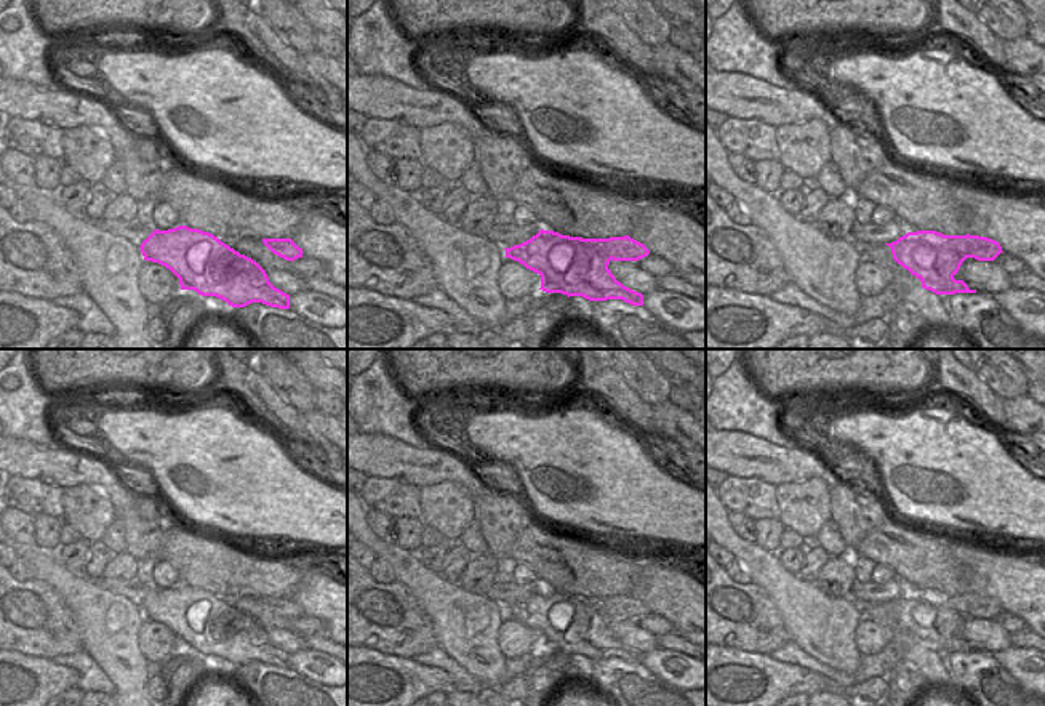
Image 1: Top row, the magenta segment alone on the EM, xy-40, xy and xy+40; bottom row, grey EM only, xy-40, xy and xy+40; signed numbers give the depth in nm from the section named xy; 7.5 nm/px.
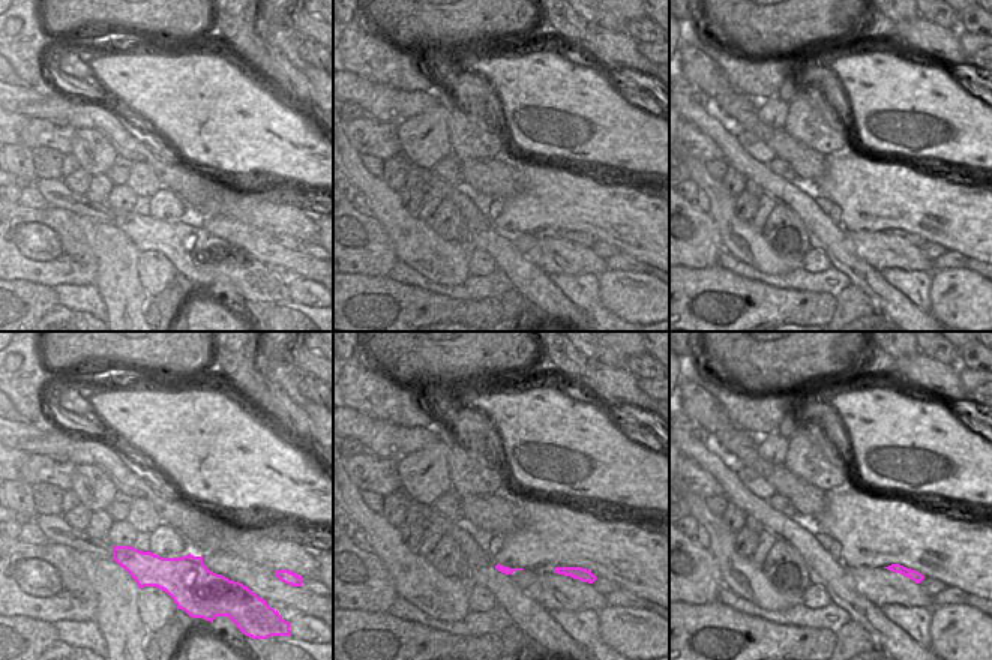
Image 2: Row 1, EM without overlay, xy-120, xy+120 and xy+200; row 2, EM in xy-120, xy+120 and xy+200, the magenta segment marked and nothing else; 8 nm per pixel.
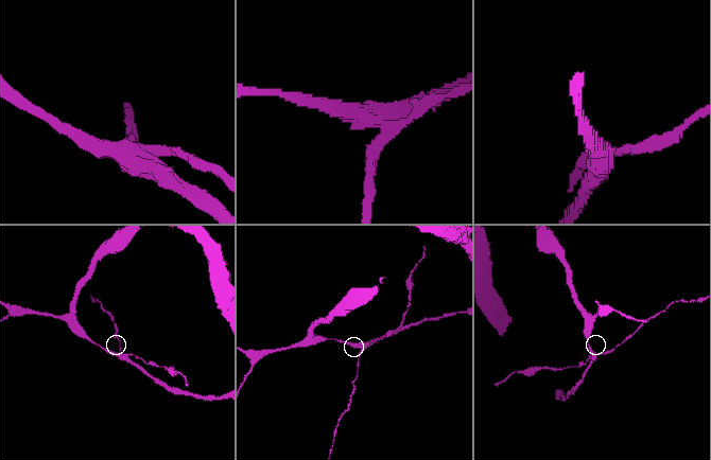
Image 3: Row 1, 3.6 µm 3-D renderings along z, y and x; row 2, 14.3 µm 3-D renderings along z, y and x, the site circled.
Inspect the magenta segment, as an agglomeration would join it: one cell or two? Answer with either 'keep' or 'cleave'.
cleave

